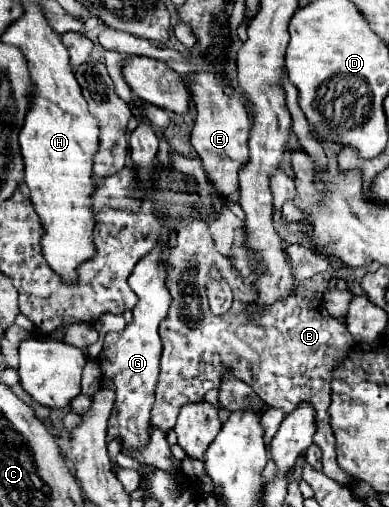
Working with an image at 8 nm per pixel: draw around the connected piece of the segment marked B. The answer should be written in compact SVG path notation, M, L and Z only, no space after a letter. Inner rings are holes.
M195 220L189 226L179 226L175 246L173 246L169 260L171 260L173 272L169 274L167 288L173 296L173 302L171 302L167 318L159 326L159 334L163 340L163 356L161 356L161 374L159 374L159 382L155 388L155 404L151 410L151 424L159 426L163 432L169 432L175 426L177 414L183 404L203 400L203 396L213 388L217 390L219 384L223 382L223 376L227 372L231 372L237 380L243 380L249 386L253 386L253 390L263 398L263 402L267 406L281 408L285 414L293 412L301 402L311 402L317 410L317 436L313 438L313 442L317 446L321 446L321 450L323 450L323 458L321 458L323 474L329 476L331 480L337 480L343 486L353 486L351 484L353 476L347 474L345 470L341 470L337 464L335 434L329 426L329 414L327 414L329 404L331 404L331 380L333 380L335 364L339 364L339 360L343 360L343 356L347 356L347 352L351 352L351 346L355 344L353 336L347 332L347 326L341 320L333 318L325 310L323 302L321 304L315 304L311 300L307 302L307 298L303 298L301 294L293 294L287 300L275 302L273 308L269 308L265 314L261 314L255 320L249 320L243 314L243 308L245 308L245 304L253 302L257 296L253 290L239 292L243 288L241 274L235 270L235 266L223 254L219 254L215 250L209 228L201 220ZM211 280L229 282L231 290L235 294L231 310L225 312L223 316L211 316L207 290L205 290L205 284Z

